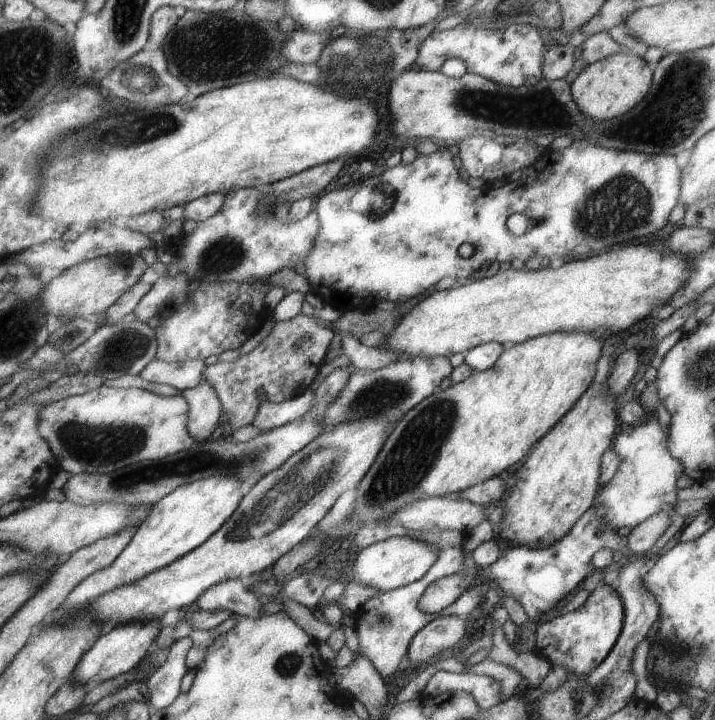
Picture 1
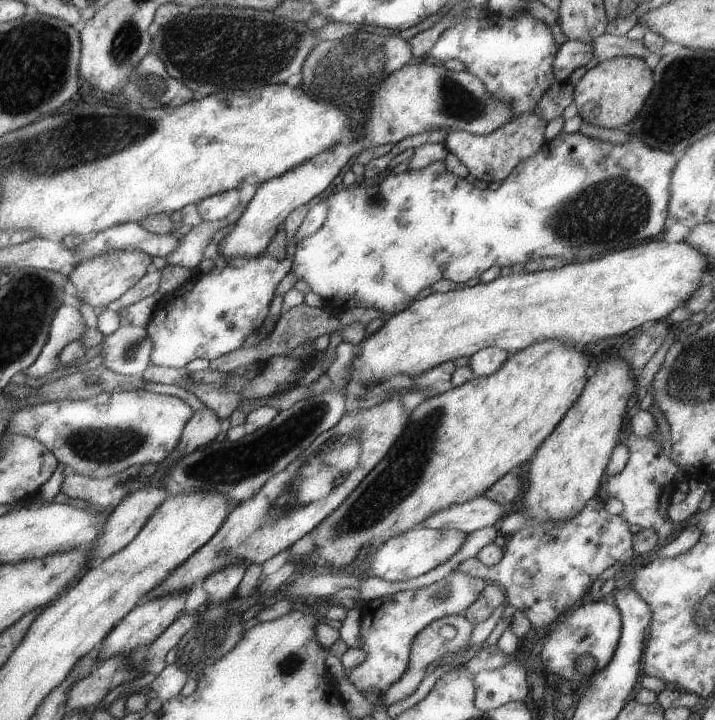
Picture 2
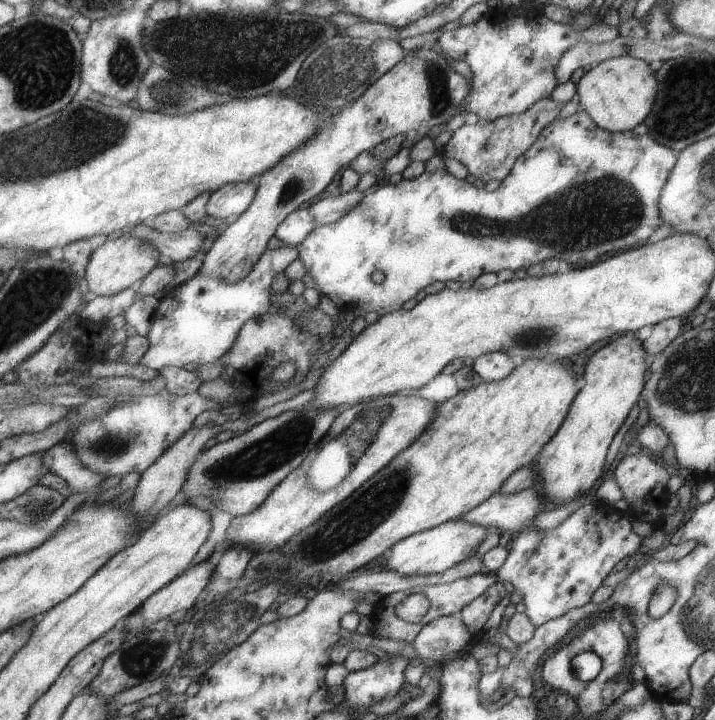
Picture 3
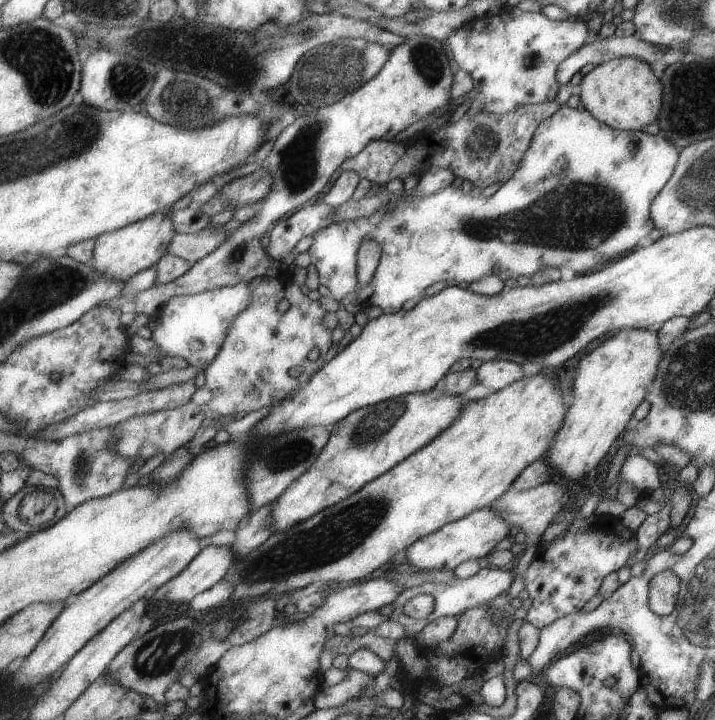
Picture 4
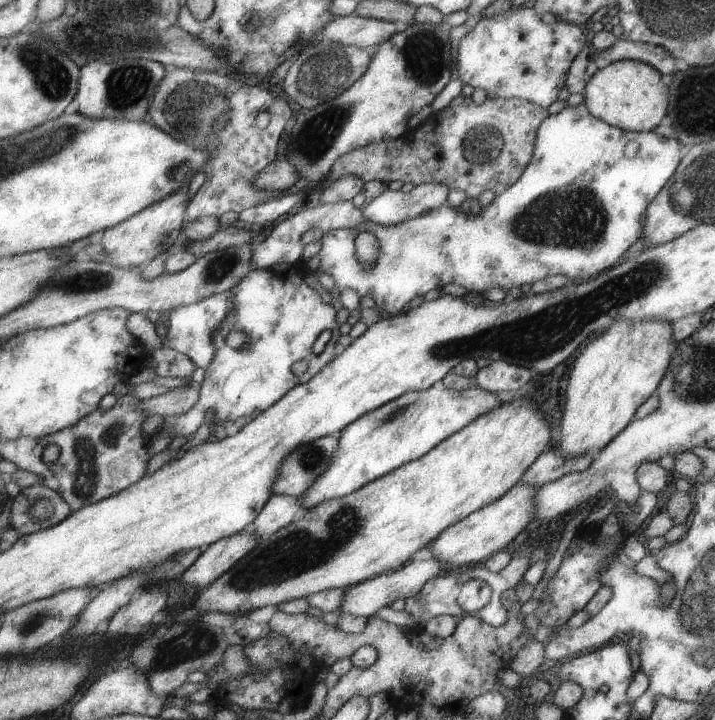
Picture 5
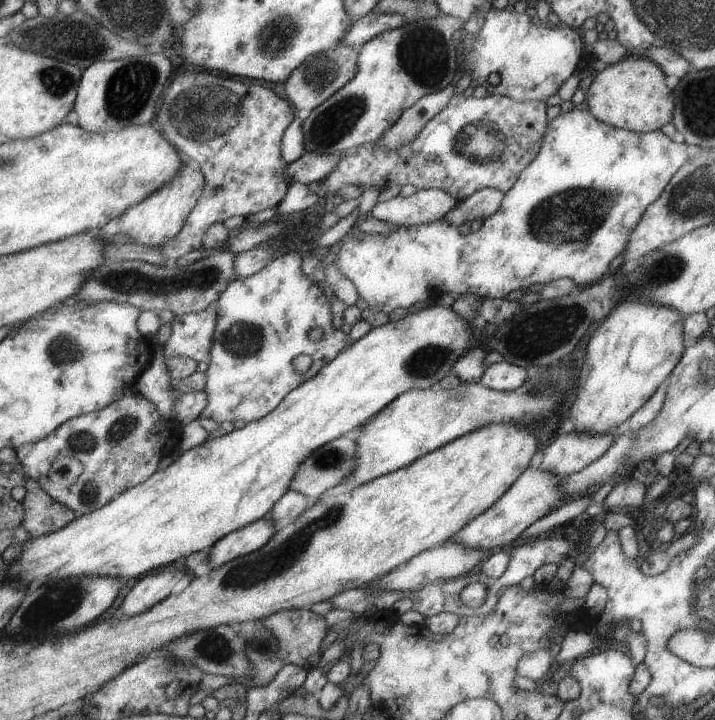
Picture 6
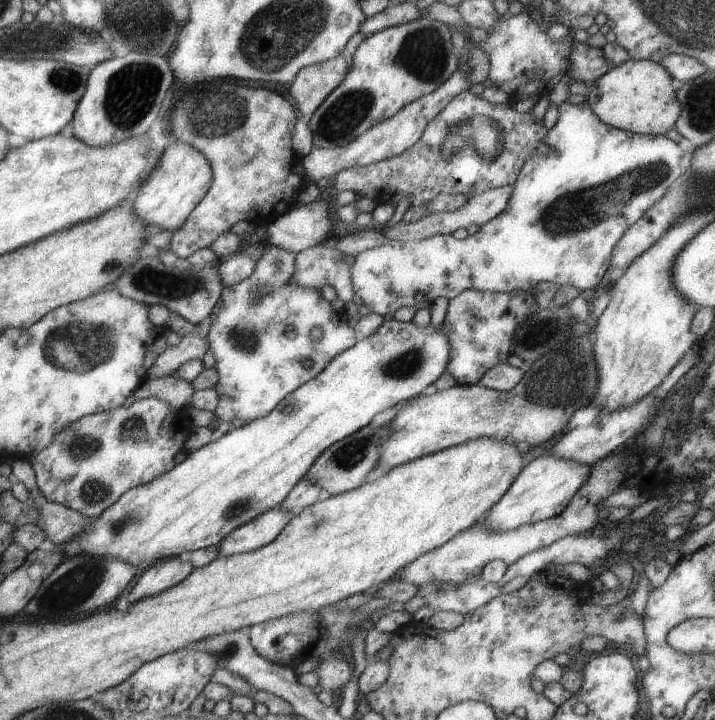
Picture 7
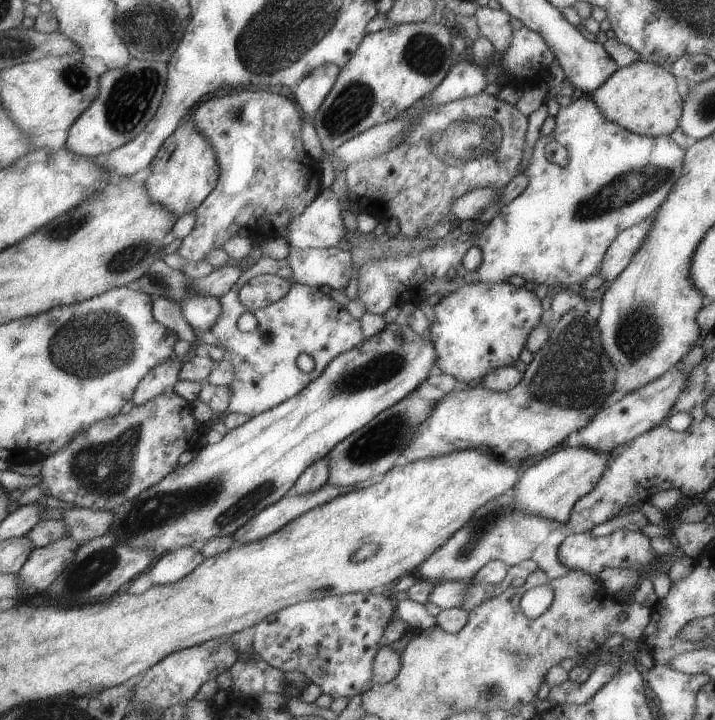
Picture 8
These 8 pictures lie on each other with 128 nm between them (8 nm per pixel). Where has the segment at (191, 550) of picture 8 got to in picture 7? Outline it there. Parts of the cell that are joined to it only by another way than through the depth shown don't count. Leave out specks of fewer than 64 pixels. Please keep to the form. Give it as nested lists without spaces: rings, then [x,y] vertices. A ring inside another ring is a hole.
[[[185,556],[165,558],[144,567],[144,572],[133,584],[129,598],[131,602],[137,602],[147,596],[155,596],[171,586],[181,582],[191,571],[193,566]]]

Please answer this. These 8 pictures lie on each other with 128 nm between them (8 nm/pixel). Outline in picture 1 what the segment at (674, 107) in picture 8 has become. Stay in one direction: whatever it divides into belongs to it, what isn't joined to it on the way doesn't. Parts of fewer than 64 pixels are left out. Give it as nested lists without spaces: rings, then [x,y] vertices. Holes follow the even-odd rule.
[[[622,52],[583,67],[577,78],[571,82],[570,94],[583,115],[605,121],[635,107],[649,93],[651,84],[652,73],[645,60],[631,52]]]

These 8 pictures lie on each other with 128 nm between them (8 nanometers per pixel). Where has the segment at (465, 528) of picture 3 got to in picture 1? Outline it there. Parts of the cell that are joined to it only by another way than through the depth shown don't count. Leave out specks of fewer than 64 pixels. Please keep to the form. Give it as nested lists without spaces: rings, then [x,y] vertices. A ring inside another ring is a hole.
[[[390,537],[357,552],[348,579],[379,593],[392,592],[404,585],[420,583],[435,560],[436,549],[431,546],[408,537]]]

